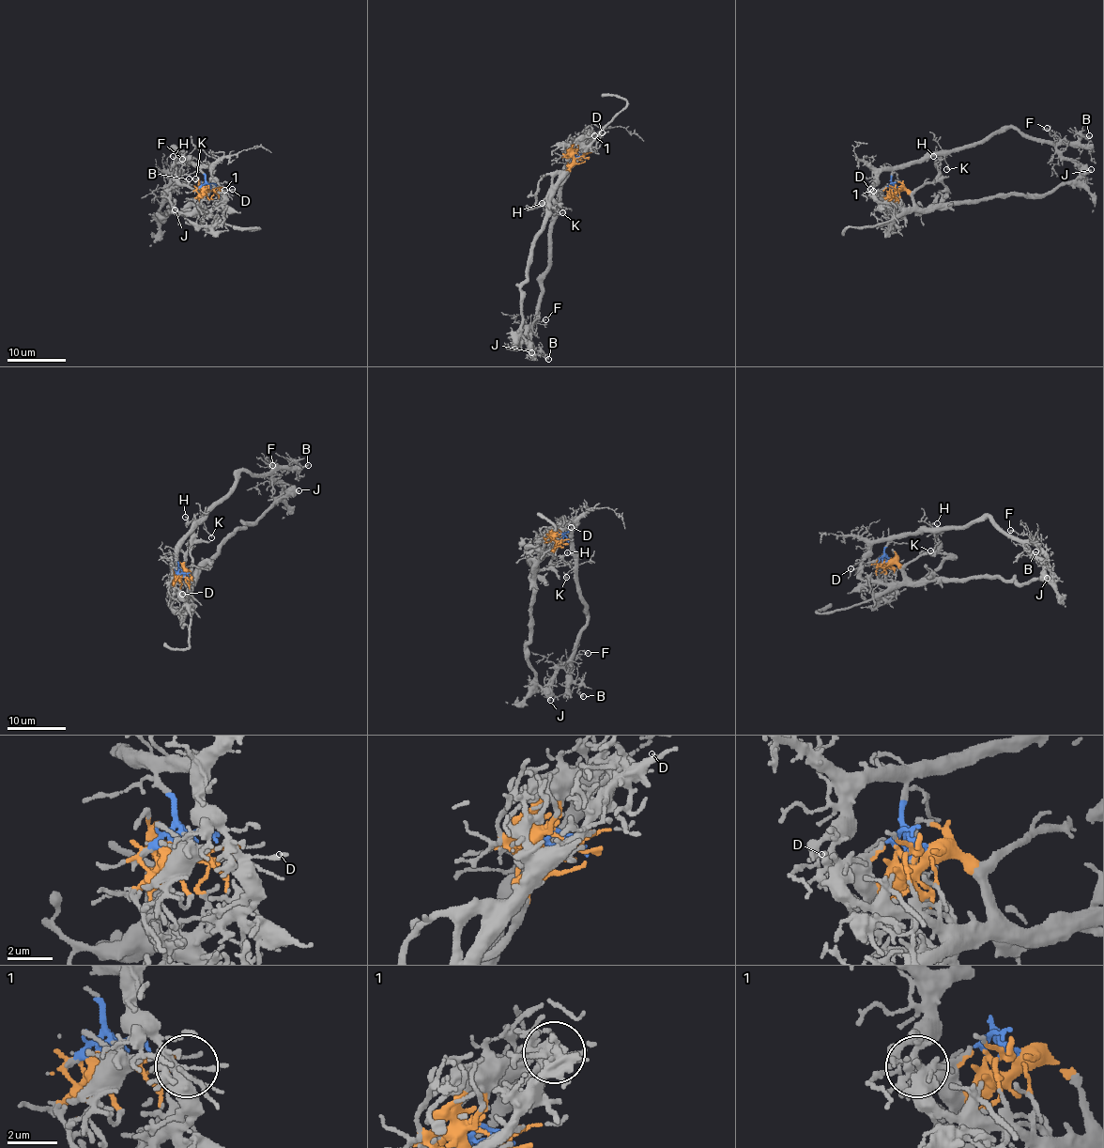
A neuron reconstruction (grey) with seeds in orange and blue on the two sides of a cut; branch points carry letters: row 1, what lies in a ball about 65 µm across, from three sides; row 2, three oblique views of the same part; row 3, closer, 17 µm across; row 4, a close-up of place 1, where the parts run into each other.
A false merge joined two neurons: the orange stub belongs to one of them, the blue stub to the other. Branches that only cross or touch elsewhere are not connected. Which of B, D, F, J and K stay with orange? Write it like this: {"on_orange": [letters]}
{"on_orange": ["J"]}

